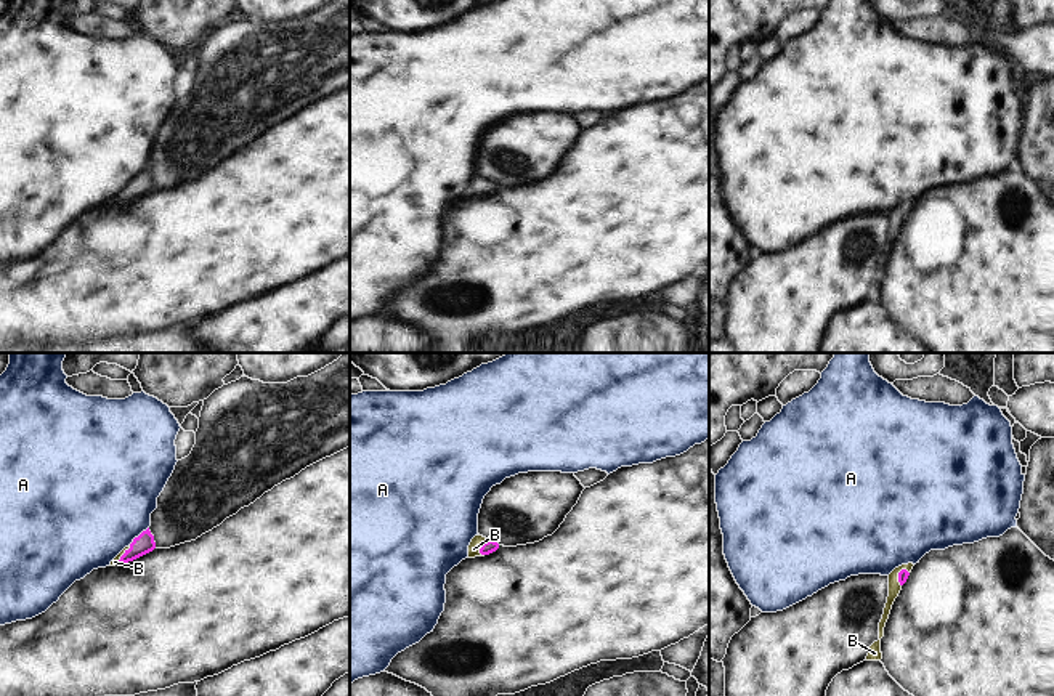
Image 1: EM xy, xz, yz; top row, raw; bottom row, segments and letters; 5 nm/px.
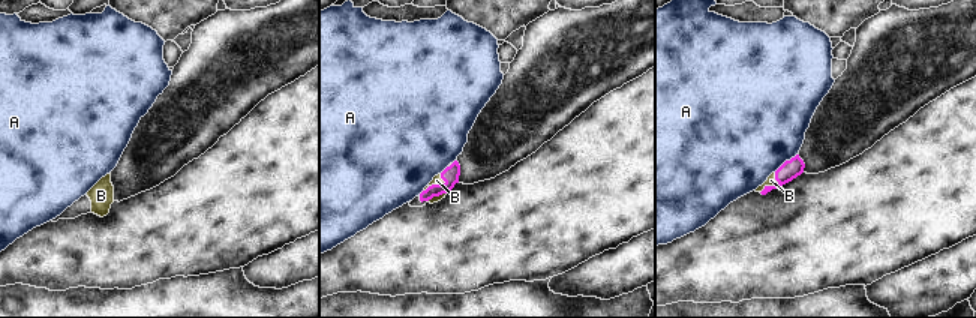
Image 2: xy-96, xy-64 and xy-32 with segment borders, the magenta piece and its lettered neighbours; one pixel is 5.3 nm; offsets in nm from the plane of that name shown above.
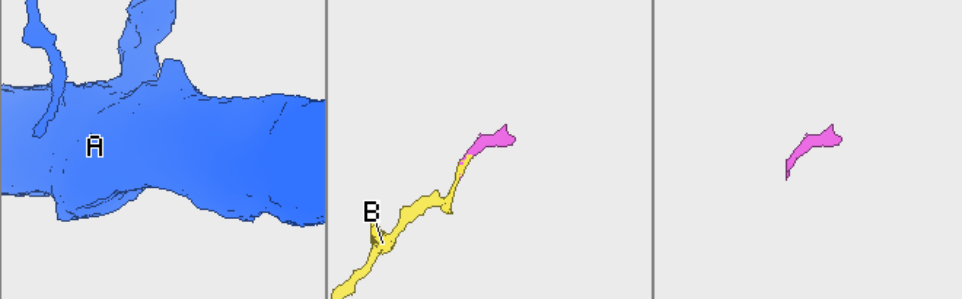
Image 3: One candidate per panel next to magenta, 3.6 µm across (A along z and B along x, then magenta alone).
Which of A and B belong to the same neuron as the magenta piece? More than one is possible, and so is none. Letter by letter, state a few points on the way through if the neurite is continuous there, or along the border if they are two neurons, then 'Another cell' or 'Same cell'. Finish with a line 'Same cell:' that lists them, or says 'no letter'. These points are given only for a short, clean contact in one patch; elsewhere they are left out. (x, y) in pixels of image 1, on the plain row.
A: Another cell
B: Path across: xz (488, 188), (482, 188), (474, 190). Same cell
Same cell: B.

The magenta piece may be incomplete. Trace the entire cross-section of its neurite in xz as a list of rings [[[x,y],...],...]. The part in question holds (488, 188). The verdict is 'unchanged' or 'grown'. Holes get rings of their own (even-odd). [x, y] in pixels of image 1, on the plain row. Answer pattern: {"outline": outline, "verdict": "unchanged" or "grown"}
{"outline": [[[475,176],[468,186],[468,199],[484,197],[499,189],[499,184],[483,176]]], "verdict": "grown"}

